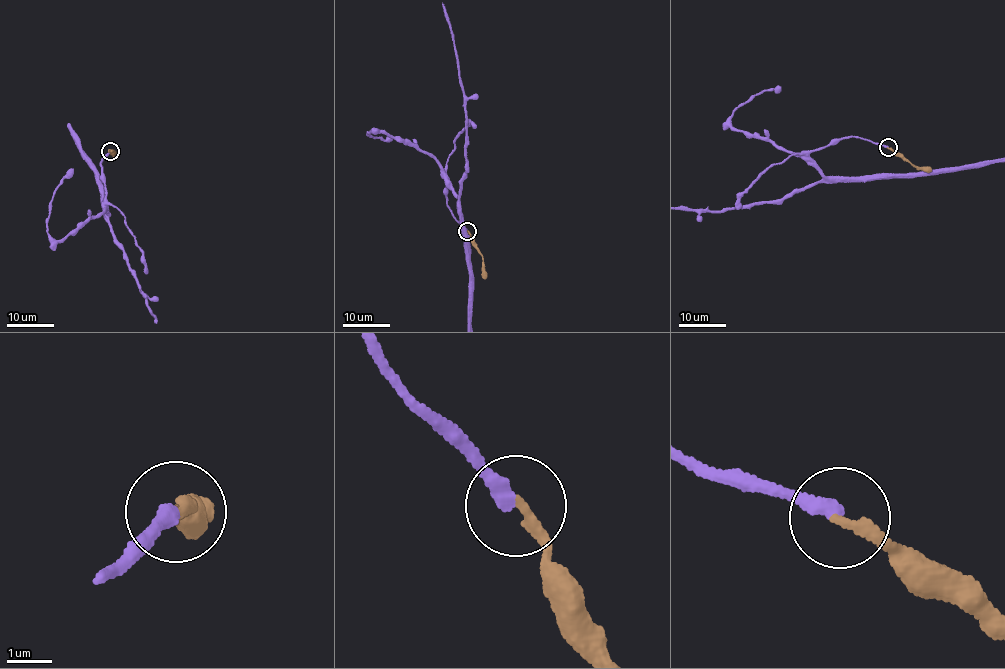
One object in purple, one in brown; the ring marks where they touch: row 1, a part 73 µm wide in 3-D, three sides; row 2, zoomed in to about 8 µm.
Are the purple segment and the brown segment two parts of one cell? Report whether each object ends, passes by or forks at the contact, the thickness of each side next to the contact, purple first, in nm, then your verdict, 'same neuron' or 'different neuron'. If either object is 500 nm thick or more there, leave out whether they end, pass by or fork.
purple ends there; brown ends there; 320 nm thick on the purple side, 240 nm on the other; same neuron

